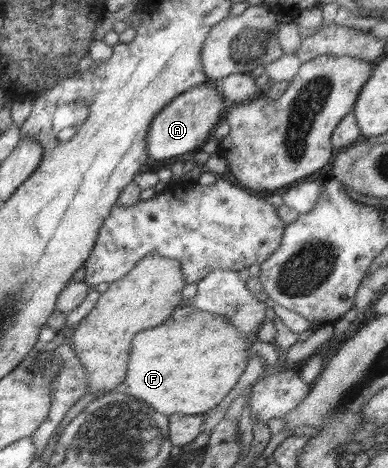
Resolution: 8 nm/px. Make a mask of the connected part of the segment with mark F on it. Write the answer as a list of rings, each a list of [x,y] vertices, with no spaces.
[[[177,306],[171,315],[159,326],[140,330],[131,339],[131,350],[127,363],[127,374],[121,384],[114,389],[128,396],[147,402],[155,412],[164,415],[203,415],[206,410],[213,409],[229,391],[243,372],[249,355],[249,344],[243,332],[231,326],[221,316],[193,308],[193,306]]]

